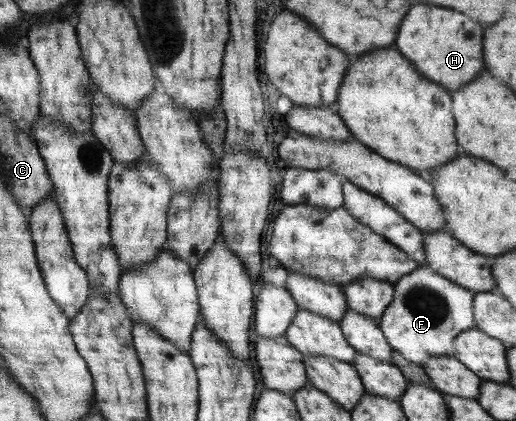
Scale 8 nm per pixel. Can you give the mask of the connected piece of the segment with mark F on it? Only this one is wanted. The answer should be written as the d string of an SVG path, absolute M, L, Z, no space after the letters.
M418 266L393 283L392 301L377 324L392 350L421 367L433 357L452 356L456 335L474 326L473 294L428 266Z

